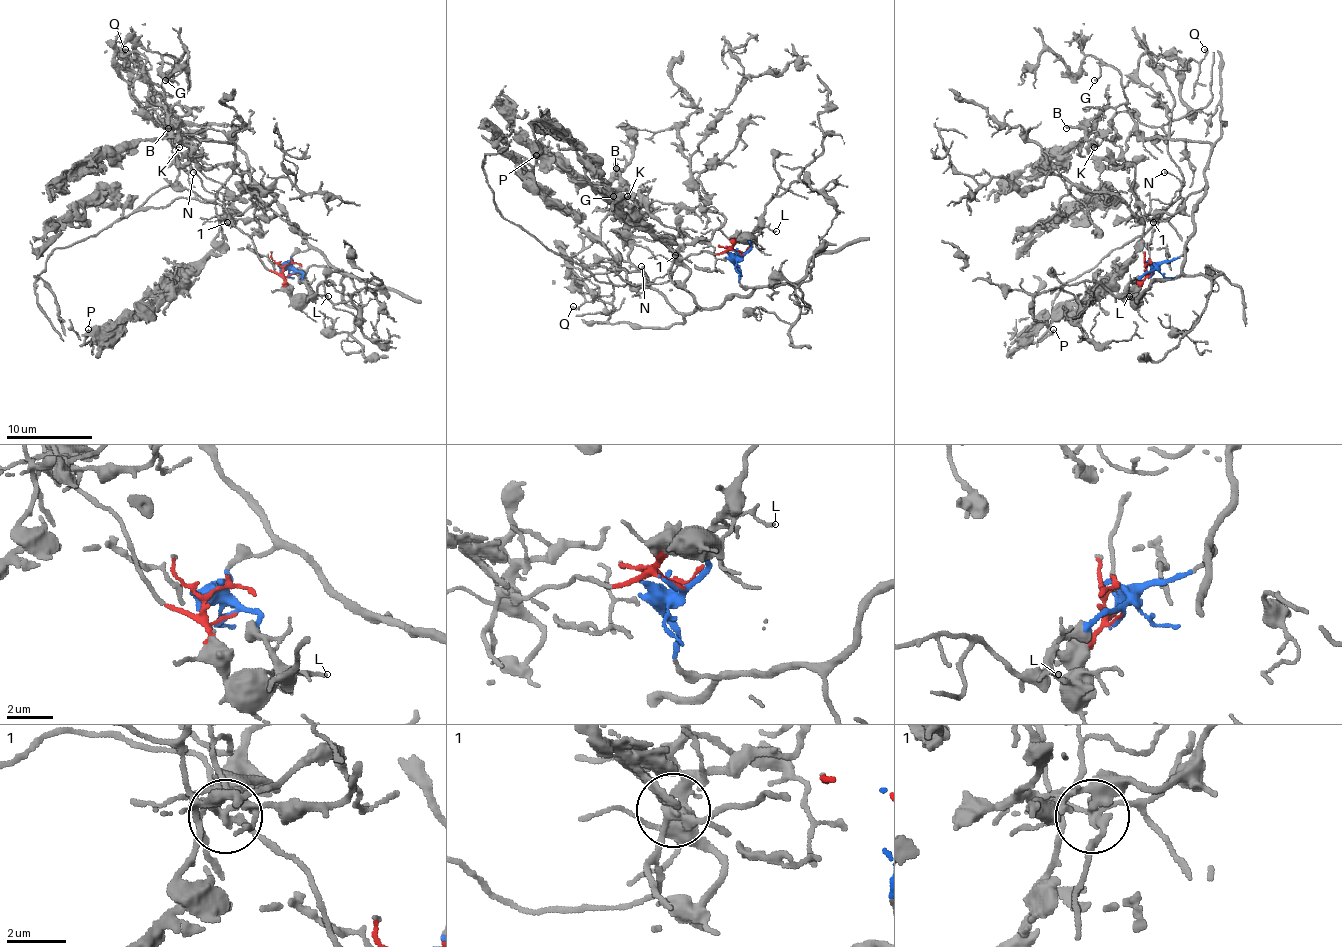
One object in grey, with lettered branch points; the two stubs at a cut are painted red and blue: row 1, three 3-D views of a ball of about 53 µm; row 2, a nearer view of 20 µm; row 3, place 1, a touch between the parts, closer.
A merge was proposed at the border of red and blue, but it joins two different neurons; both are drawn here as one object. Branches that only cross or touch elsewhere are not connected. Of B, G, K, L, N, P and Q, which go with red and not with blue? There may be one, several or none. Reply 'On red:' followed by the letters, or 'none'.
On red: K, L, P

